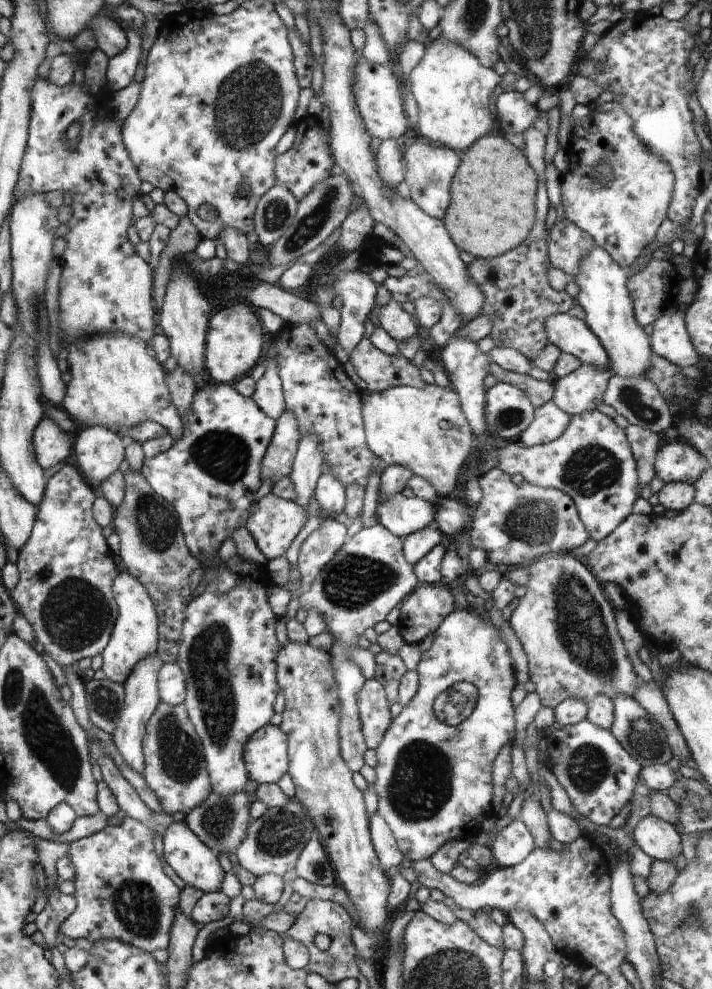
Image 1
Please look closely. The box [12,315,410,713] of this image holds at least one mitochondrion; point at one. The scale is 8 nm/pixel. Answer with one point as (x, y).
(74, 613)

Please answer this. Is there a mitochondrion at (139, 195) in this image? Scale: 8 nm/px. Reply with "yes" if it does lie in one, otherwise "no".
no

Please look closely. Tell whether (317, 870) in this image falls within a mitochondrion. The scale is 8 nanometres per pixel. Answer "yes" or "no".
yes

